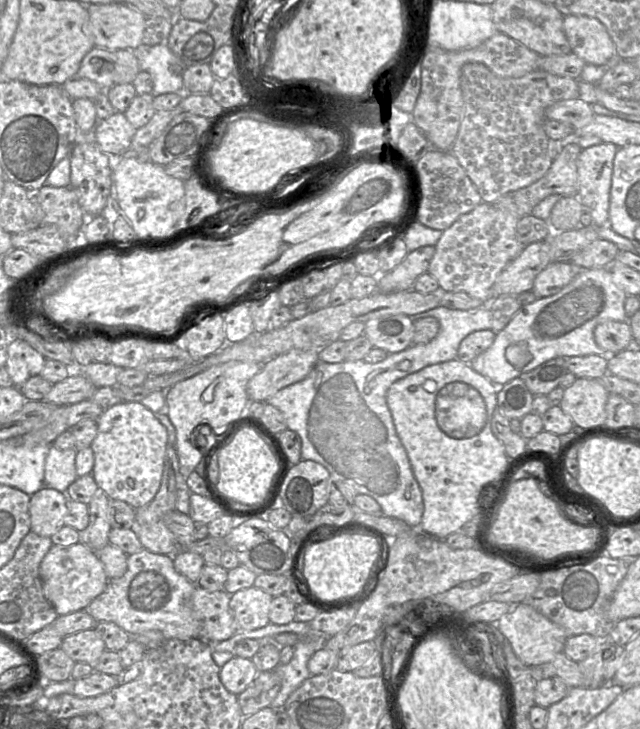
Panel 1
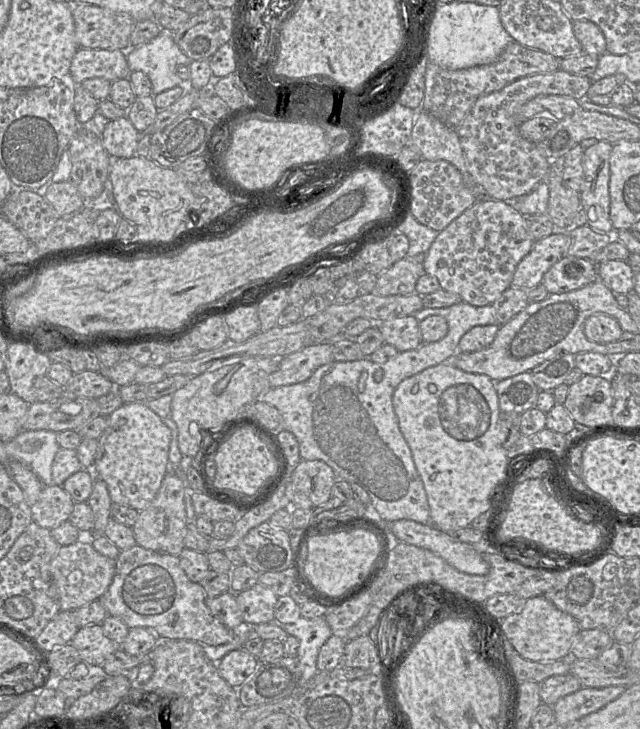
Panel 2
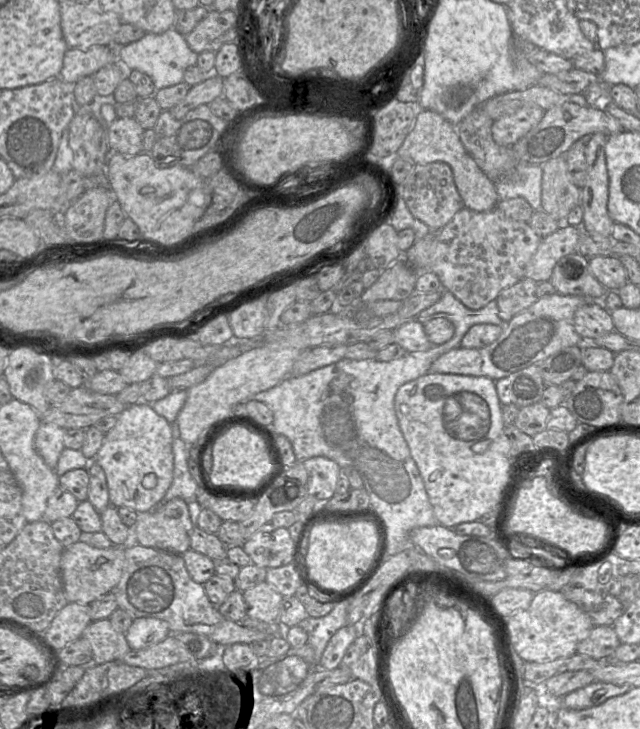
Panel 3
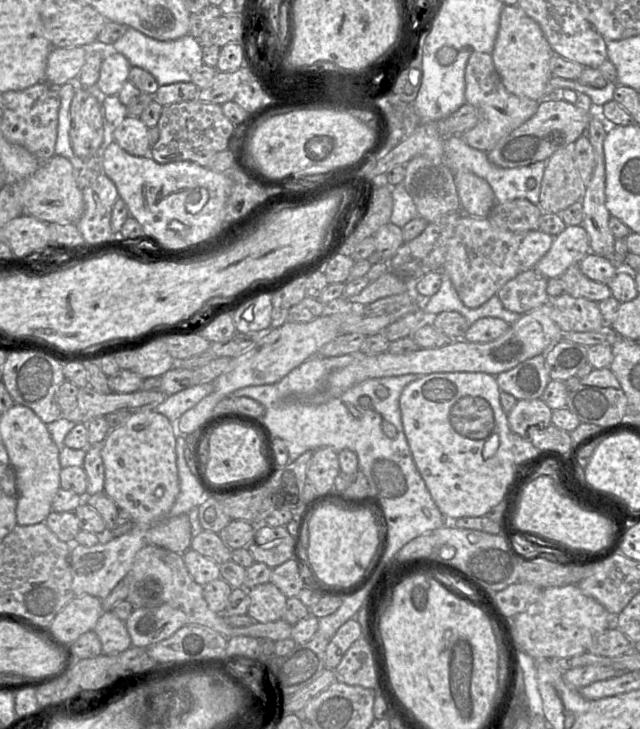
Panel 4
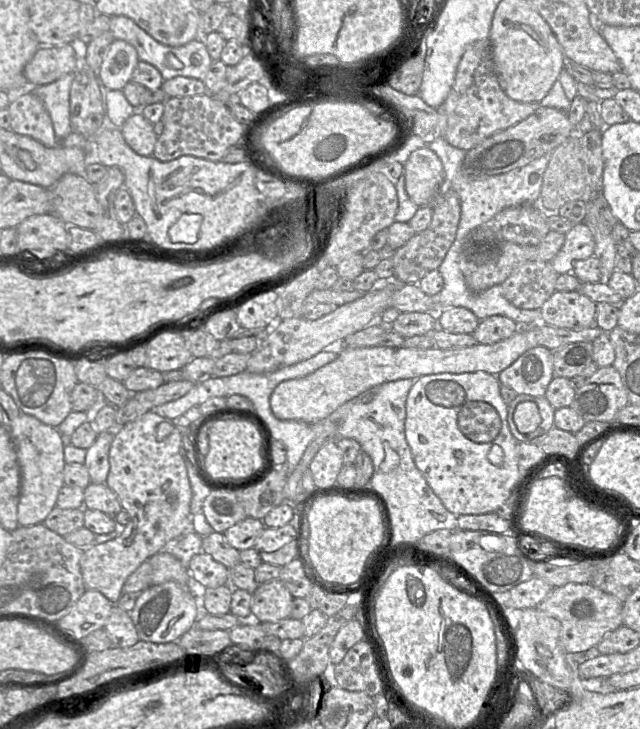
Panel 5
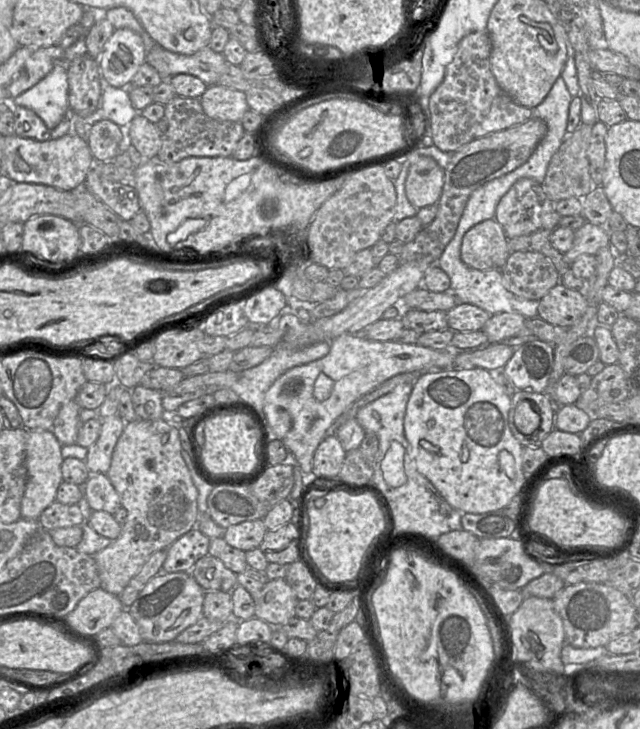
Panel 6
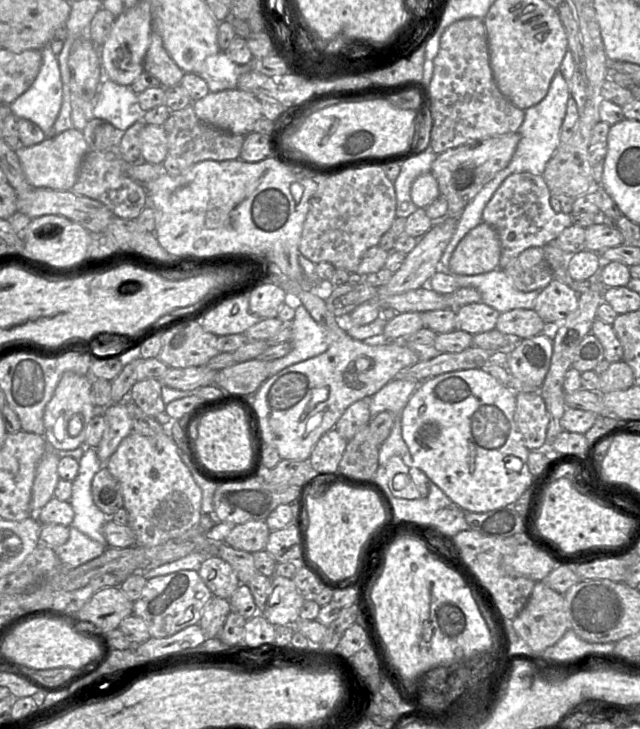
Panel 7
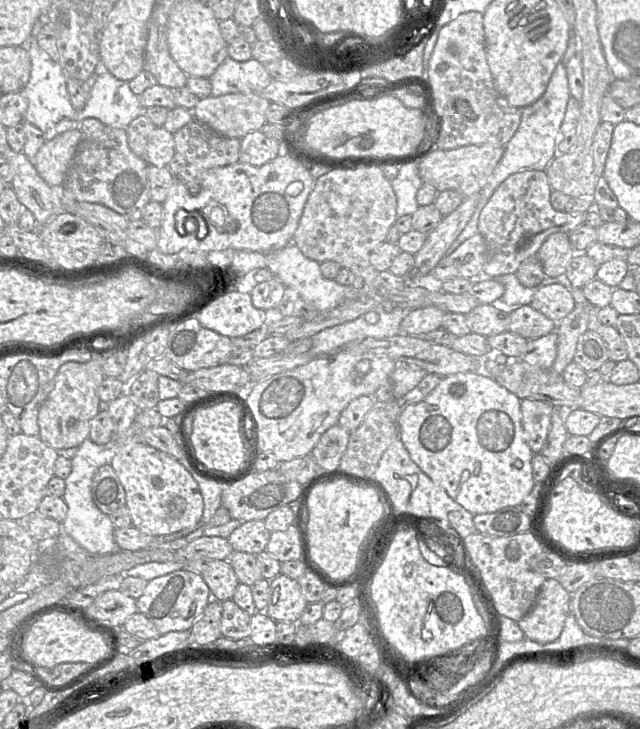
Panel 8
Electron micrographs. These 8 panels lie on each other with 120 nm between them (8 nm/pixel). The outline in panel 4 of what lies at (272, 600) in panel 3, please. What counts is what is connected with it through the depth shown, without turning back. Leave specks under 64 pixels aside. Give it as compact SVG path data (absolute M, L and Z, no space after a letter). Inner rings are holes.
M272 582L257 585L248 591L250 605L247 614L255 621L267 623L283 618L287 597Z

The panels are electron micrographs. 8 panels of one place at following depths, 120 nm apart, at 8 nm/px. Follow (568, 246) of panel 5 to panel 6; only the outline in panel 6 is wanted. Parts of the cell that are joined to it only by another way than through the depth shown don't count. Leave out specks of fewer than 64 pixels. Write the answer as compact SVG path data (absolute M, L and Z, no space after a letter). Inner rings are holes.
M590 222L575 231L571 249L564 254L564 259L569 266L580 255L596 255L604 247L610 246L610 232L605 226L598 226Z

